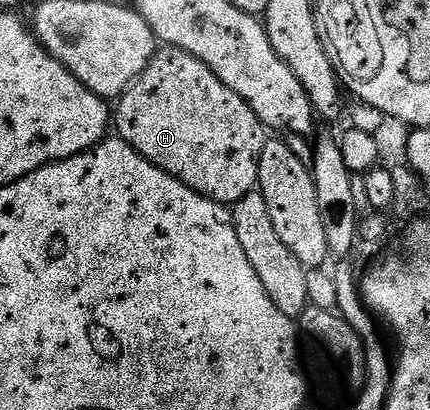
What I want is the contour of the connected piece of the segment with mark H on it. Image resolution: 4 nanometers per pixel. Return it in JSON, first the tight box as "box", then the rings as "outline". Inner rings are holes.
{"box":[114,47,266,207],"outline":[[[171,47],[157,48],[156,53],[152,56],[152,62],[146,67],[146,71],[142,71],[142,75],[138,75],[138,79],[127,91],[120,94],[115,102],[114,129],[115,132],[116,129],[120,132],[117,133],[119,140],[125,141],[130,147],[134,147],[134,151],[138,151],[138,155],[145,157],[151,165],[166,171],[166,175],[174,175],[174,179],[186,183],[186,187],[198,191],[198,195],[208,197],[211,201],[217,201],[219,205],[231,207],[235,205],[238,199],[242,199],[242,195],[253,192],[257,188],[260,179],[258,167],[260,166],[262,147],[266,140],[266,126],[260,122],[258,115],[254,115],[254,111],[249,107],[247,101],[243,101],[234,91],[230,91],[230,87],[226,87],[226,83],[222,83],[218,79],[218,75],[214,75],[214,71],[210,71],[210,67],[206,67],[206,63],[194,59],[194,55],[190,55],[186,51]]]}

